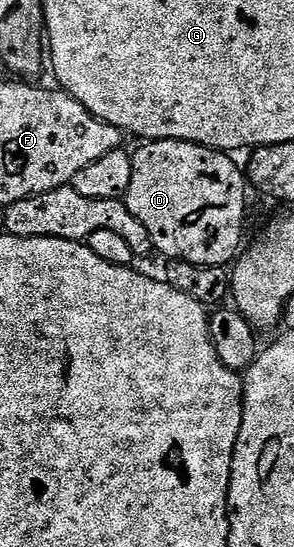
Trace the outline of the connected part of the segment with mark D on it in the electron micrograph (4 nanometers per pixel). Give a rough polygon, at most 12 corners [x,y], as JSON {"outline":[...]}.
{"outline":[[172,138],[131,154],[125,201],[164,259],[230,267],[249,183]]}

